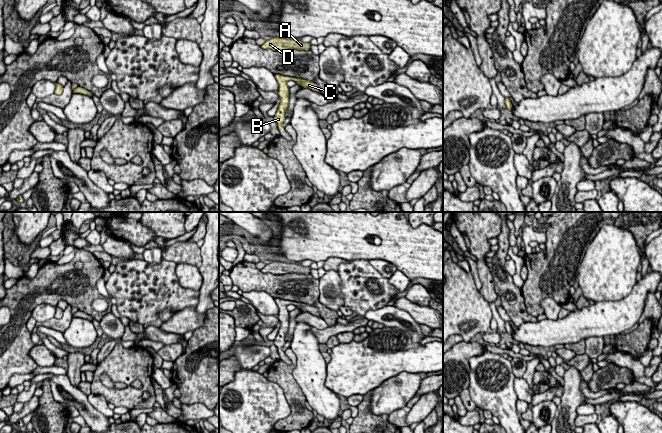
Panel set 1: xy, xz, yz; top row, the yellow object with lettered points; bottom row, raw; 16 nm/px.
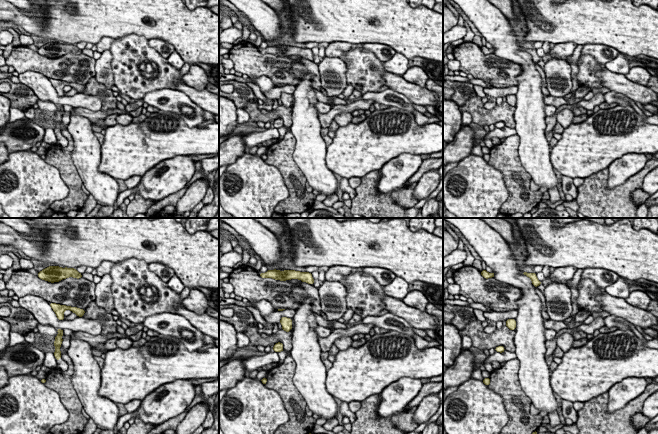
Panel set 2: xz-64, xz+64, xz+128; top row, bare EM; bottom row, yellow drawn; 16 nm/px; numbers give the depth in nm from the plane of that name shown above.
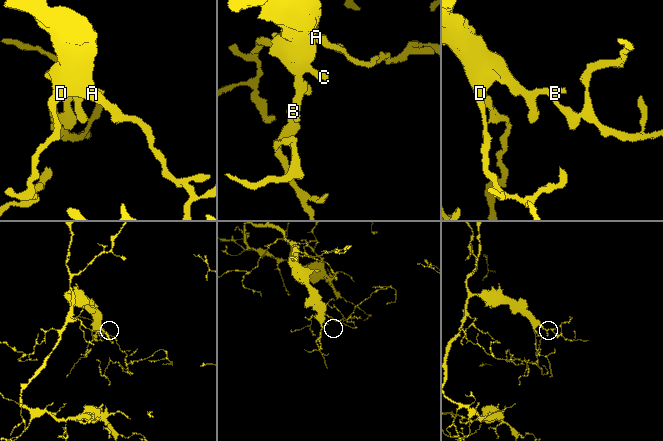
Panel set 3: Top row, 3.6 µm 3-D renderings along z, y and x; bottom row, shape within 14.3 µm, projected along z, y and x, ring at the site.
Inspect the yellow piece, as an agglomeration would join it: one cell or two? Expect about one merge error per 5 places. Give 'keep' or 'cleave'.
keep

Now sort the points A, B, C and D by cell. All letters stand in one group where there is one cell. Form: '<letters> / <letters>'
A B C D

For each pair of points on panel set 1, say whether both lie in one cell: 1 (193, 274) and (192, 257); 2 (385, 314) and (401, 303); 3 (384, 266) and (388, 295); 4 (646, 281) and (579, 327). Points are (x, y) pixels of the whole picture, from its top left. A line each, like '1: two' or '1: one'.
1: two
2: two
3: two
4: one

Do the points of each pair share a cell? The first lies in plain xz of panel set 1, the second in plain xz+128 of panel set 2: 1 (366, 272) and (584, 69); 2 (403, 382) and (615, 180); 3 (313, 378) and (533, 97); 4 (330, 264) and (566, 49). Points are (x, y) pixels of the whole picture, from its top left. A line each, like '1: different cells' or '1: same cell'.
1: same cell
2: same cell
3: same cell
4: same cell

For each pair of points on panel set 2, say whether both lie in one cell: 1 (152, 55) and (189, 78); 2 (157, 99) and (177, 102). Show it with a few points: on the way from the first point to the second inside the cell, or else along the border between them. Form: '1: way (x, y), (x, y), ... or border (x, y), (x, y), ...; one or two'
1: border (182, 76), (184, 82); two
2: way (162, 97), (172, 100); one

